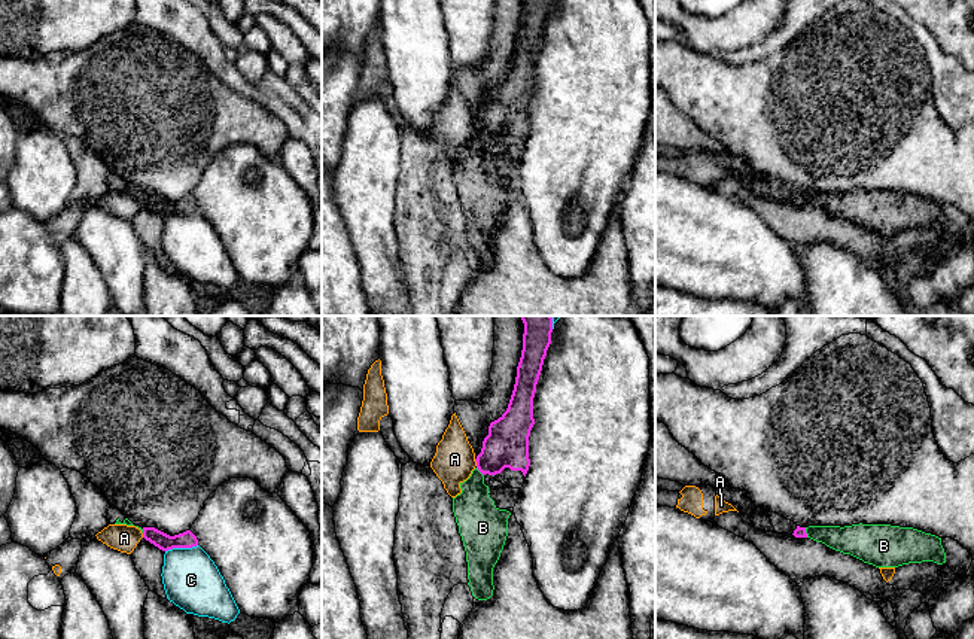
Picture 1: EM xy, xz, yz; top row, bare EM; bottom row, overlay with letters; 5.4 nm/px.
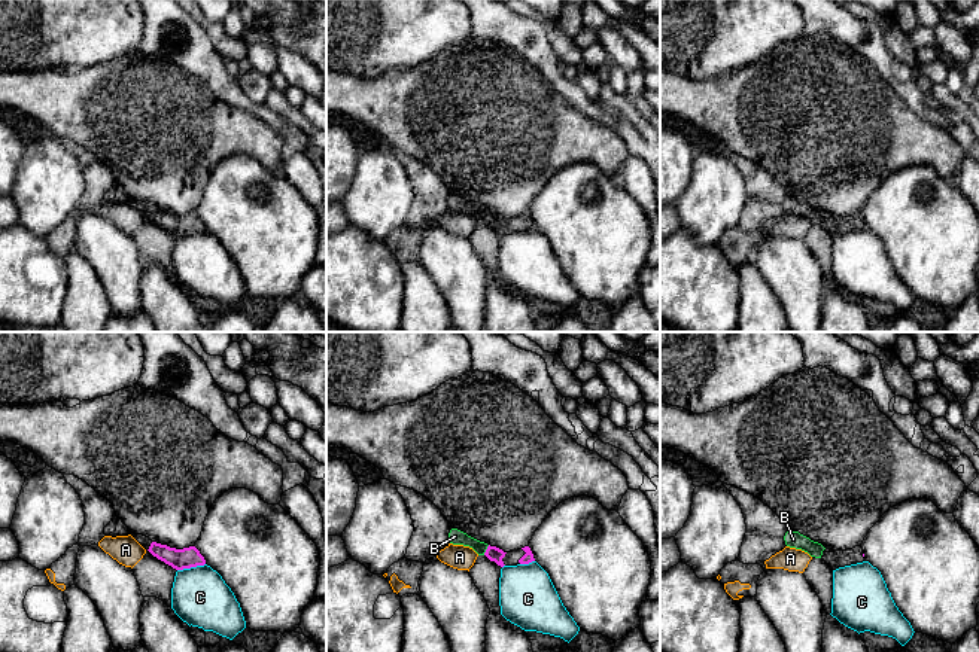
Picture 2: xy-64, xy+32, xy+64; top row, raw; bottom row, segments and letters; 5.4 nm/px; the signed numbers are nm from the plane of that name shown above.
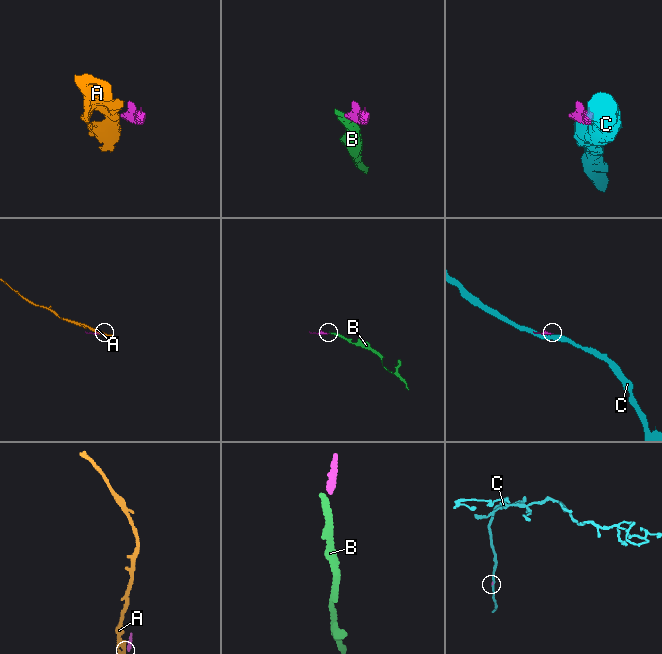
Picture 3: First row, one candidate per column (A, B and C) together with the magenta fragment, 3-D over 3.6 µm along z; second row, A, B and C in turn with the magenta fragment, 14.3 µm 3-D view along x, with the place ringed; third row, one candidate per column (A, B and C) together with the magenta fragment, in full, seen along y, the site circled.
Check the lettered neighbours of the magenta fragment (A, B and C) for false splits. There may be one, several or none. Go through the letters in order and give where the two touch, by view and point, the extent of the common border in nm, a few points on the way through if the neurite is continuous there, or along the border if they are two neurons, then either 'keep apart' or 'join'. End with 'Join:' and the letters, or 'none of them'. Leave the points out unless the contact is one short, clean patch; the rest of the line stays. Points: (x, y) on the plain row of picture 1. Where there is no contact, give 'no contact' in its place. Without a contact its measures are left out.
A: contact xz (475, 127); length 40 nm; border xz (474, 125), (477, 131); keep apart
B: contact xz (478, 136); length 70 nm; way xz (507, 112), (478, 136), (475, 179); join
C: contact xy (180, 213); length 180 nm; keep apart
Join: B

